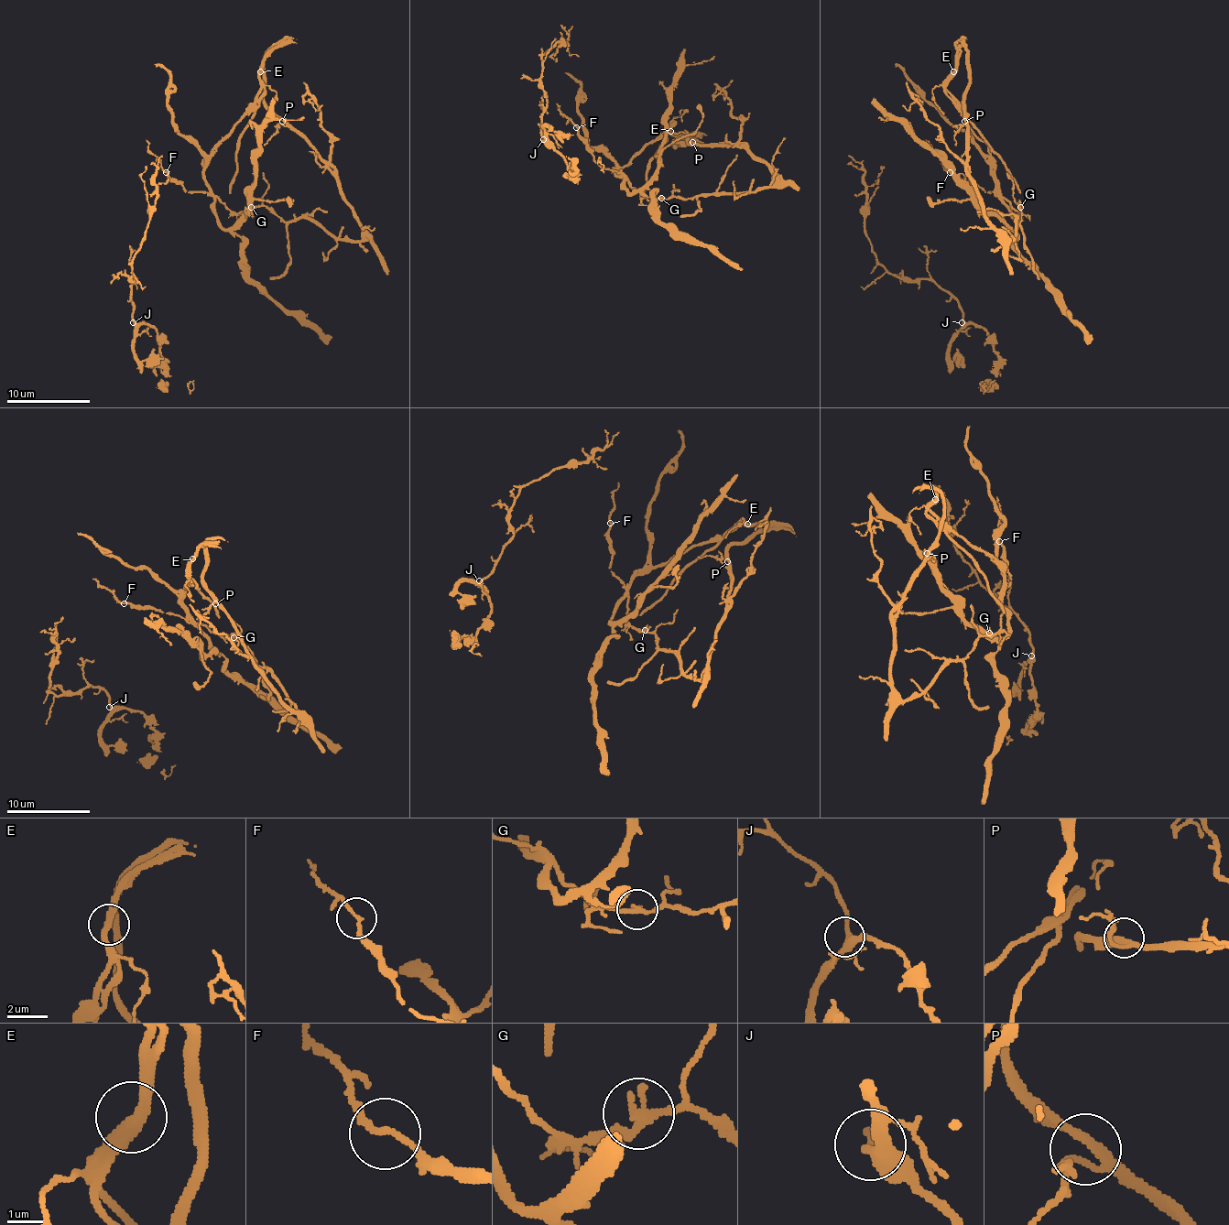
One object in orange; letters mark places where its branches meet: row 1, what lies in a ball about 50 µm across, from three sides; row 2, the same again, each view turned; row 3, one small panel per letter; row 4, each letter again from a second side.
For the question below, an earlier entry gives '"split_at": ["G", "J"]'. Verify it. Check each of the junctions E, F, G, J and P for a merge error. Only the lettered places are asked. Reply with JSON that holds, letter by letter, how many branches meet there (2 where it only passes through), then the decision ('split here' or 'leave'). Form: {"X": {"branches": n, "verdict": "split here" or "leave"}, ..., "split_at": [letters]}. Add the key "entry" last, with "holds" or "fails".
{"E": {"branches": 2, "verdict": "split here"}, "F": {"branches": 2, "verdict": "leave"}, "G": {"branches": 2, "verdict": "split here"}, "J": {"branches": 3, "verdict": "leave"}, "P": {"branches": 3, "verdict": "leave"}, "split_at": ["E", "G"], "entry": "fails"}

